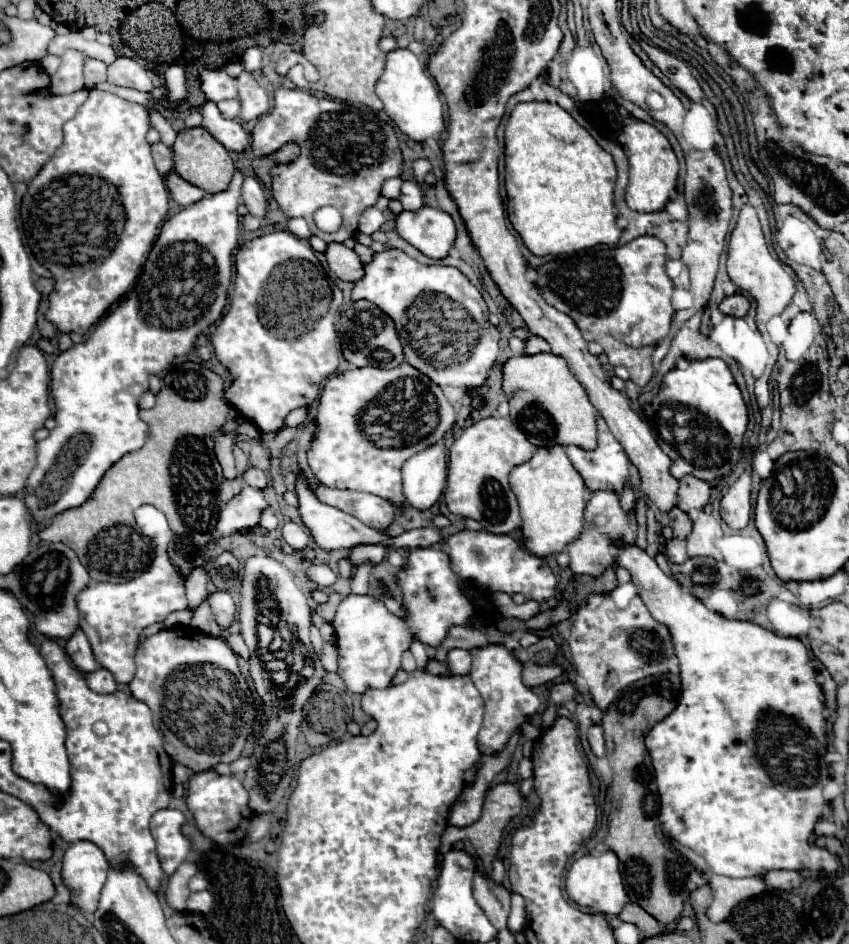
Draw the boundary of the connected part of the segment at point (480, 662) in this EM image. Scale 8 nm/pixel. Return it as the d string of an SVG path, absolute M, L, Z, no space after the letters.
M487 646L471 650L471 656L471 680L485 700L485 718L483 728L479 732L479 750L483 754L497 754L499 750L503 750L503 746L515 730L529 738L537 738L541 730L529 722L529 716L537 712L539 698L521 682L521 662L515 660L505 646Z

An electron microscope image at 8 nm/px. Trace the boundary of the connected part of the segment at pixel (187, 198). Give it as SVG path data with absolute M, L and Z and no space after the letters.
M171 172L165 180L169 192L171 192L171 198L179 204L179 206L189 206L197 200L201 200L205 196L205 192L189 182L185 182L177 172Z

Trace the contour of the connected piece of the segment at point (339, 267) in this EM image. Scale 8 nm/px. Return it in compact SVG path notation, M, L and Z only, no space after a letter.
M329 244L327 252L327 262L331 272L341 278L341 280L349 280L349 282L357 282L363 276L363 264L359 260L359 256L355 254L355 250L345 248L343 244Z

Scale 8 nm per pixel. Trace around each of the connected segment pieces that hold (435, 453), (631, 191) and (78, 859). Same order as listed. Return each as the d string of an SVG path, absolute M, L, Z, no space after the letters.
M443 444L413 454L401 468L407 504L417 510L431 508L443 494L447 482L447 450Z
M631 122L623 126L617 141L625 150L629 162L629 188L627 188L627 206L637 212L659 212L665 208L671 192L677 186L679 162L675 152L671 150L669 140L651 124L645 122Z
M73 842L63 856L61 878L71 900L83 912L95 912L101 888L107 880L109 862L93 842Z

